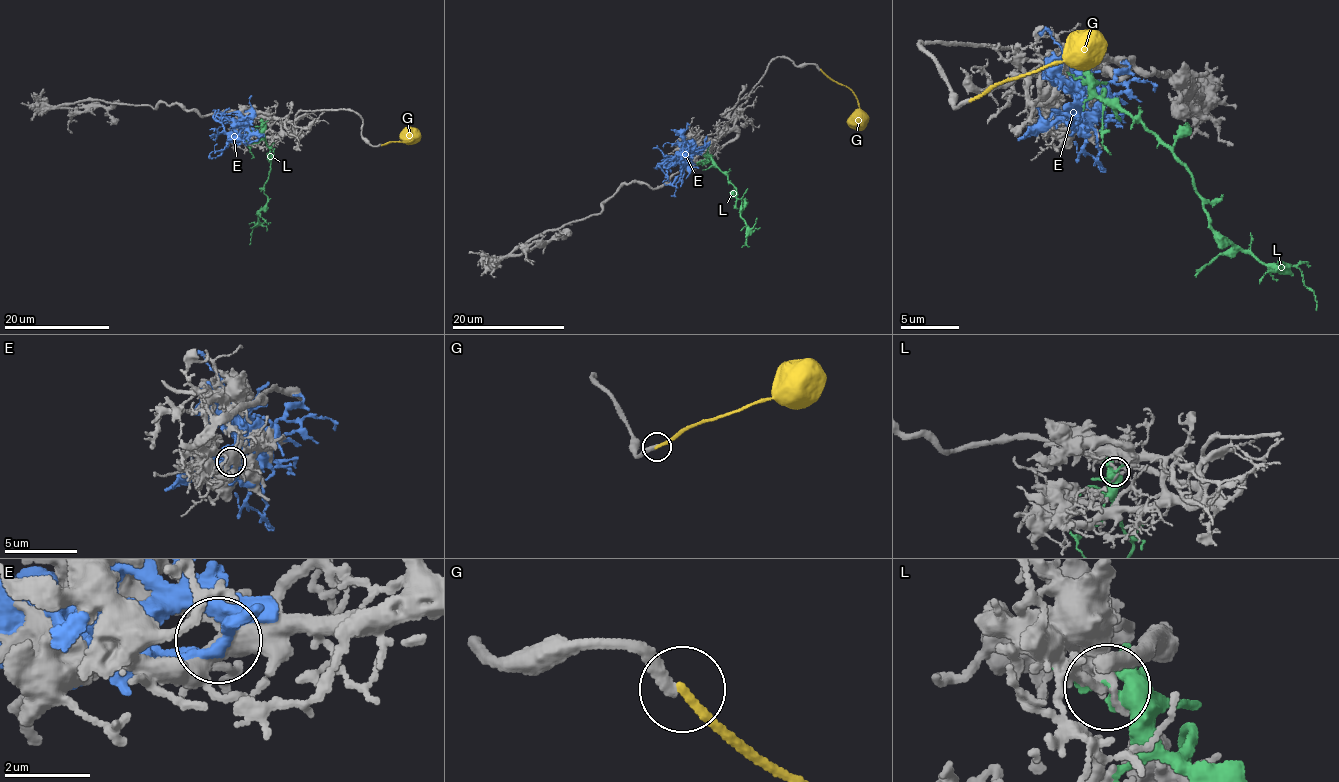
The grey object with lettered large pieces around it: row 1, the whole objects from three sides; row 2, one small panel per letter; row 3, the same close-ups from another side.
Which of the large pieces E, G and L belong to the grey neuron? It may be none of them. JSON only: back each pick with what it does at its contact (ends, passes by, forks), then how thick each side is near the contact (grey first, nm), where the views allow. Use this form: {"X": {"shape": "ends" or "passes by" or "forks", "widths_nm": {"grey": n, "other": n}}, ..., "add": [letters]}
{"add": []}

